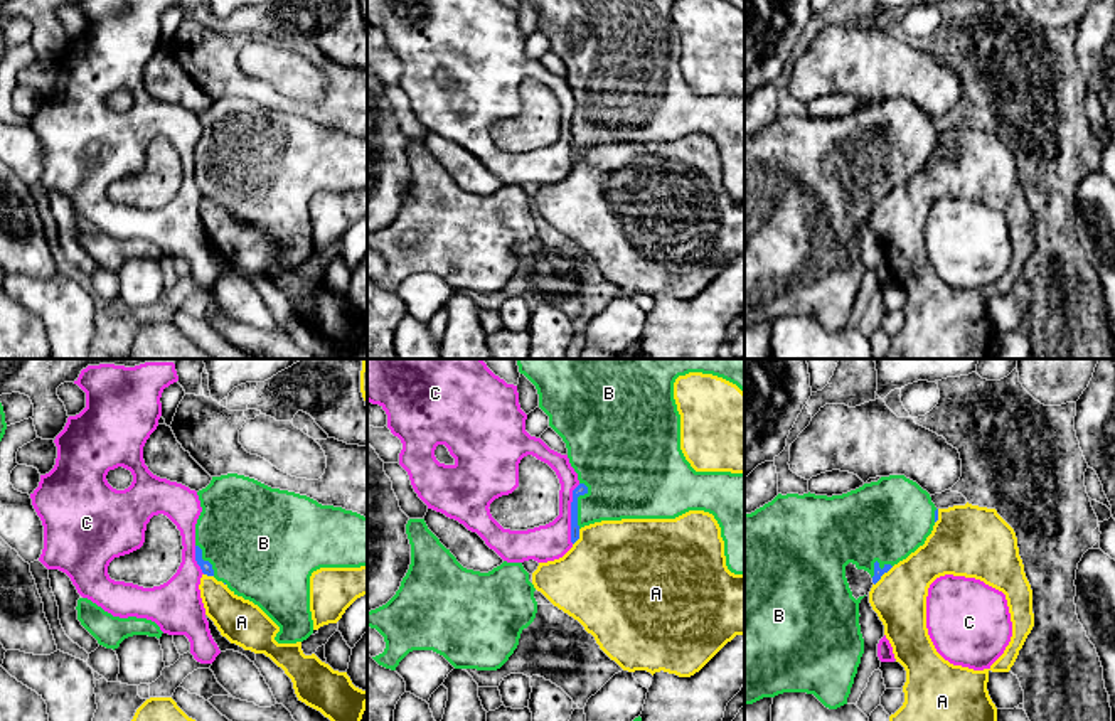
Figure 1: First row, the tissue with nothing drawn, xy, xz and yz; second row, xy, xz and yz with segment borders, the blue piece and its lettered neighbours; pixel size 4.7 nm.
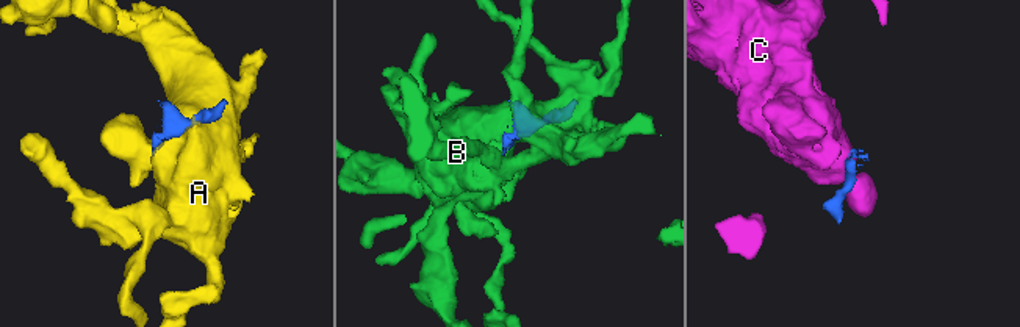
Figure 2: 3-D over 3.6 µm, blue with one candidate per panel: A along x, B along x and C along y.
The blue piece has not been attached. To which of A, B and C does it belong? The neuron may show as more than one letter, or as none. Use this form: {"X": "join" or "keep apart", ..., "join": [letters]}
{"A": "keep apart", "B": "join", "C": "keep apart", "join": ["B"]}

